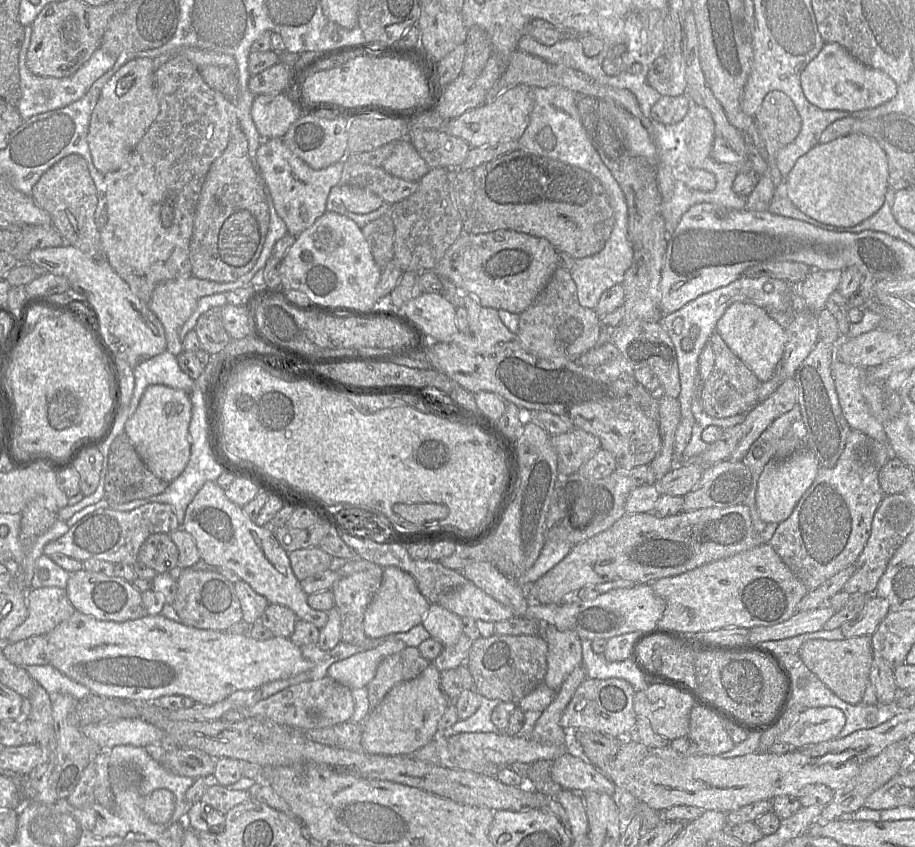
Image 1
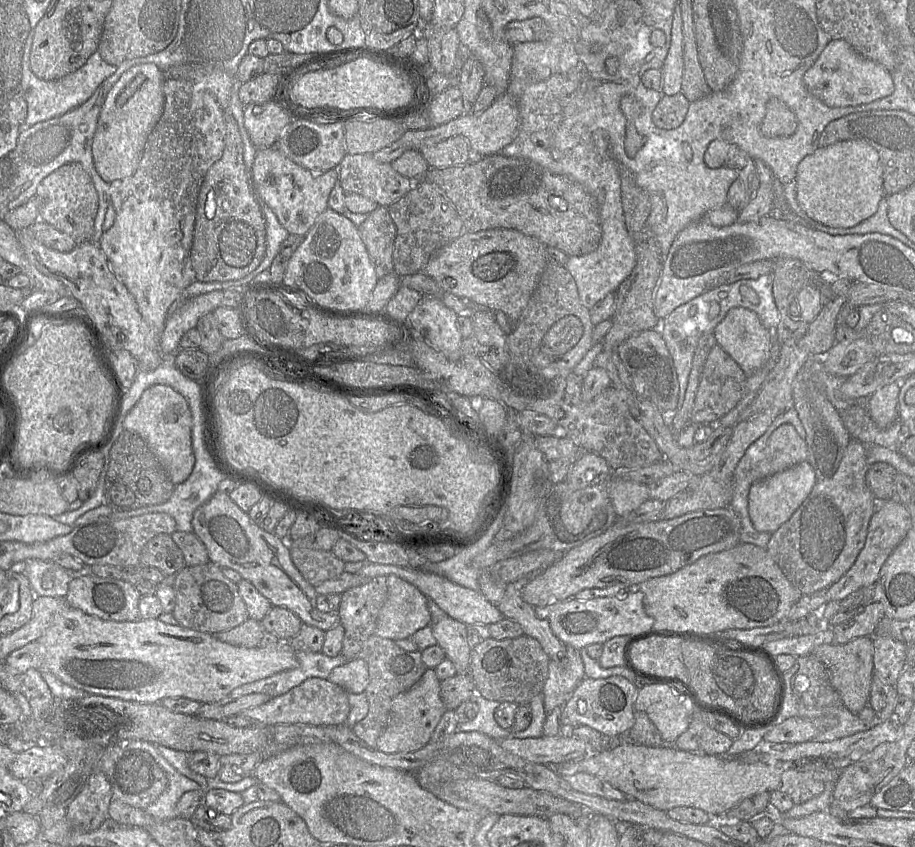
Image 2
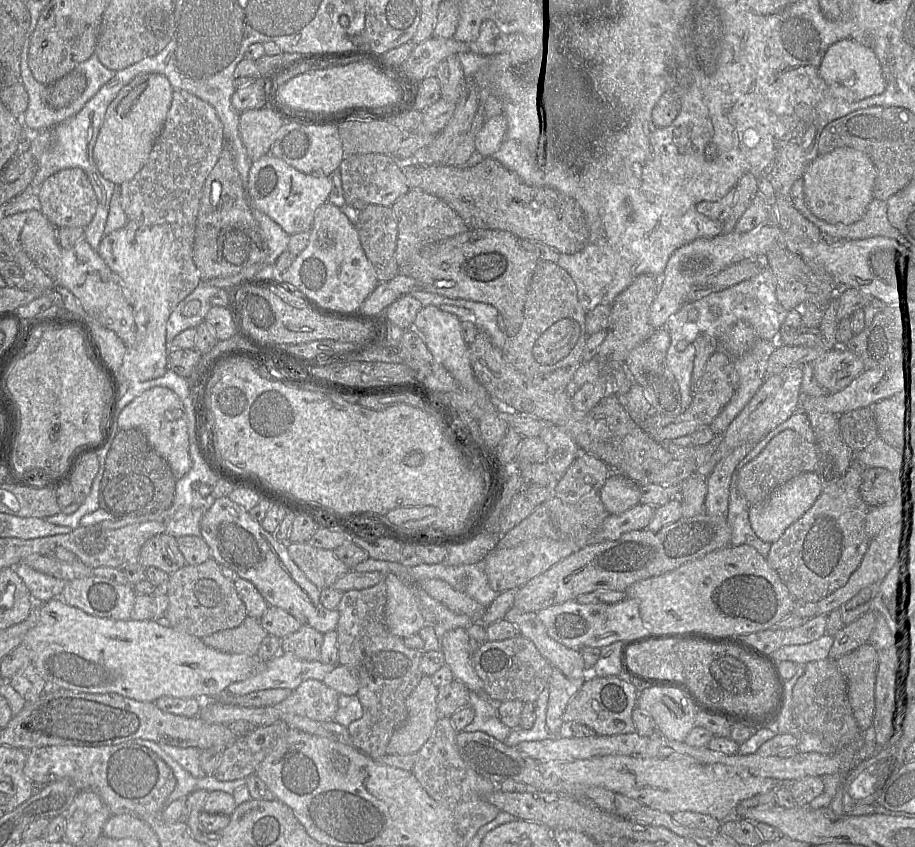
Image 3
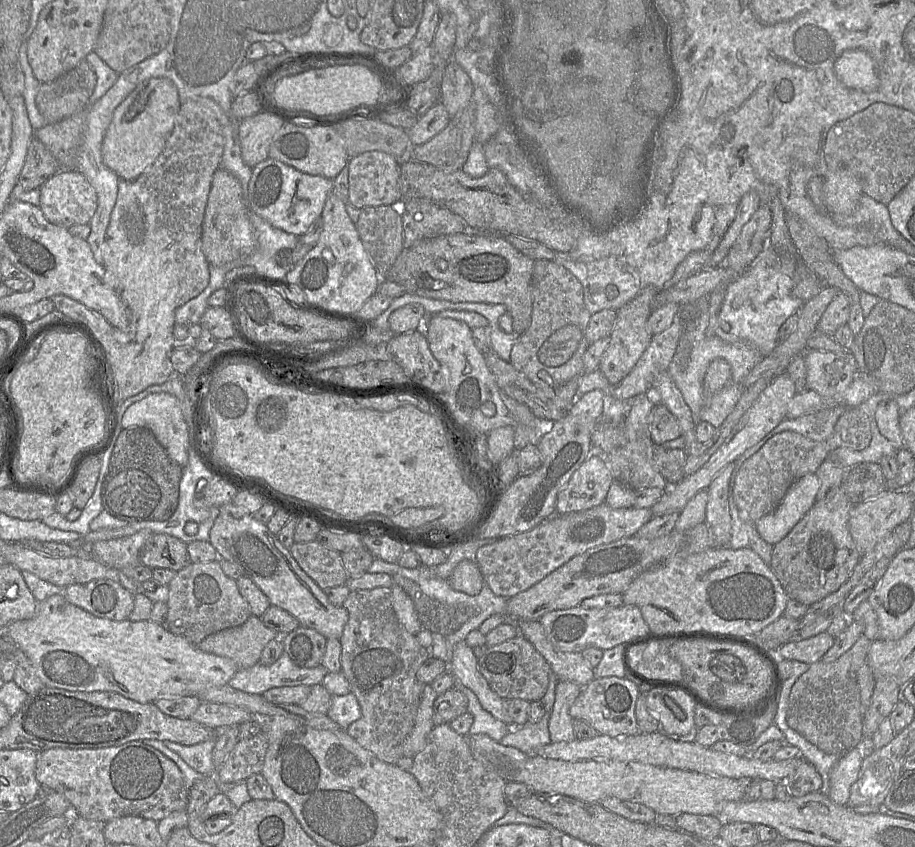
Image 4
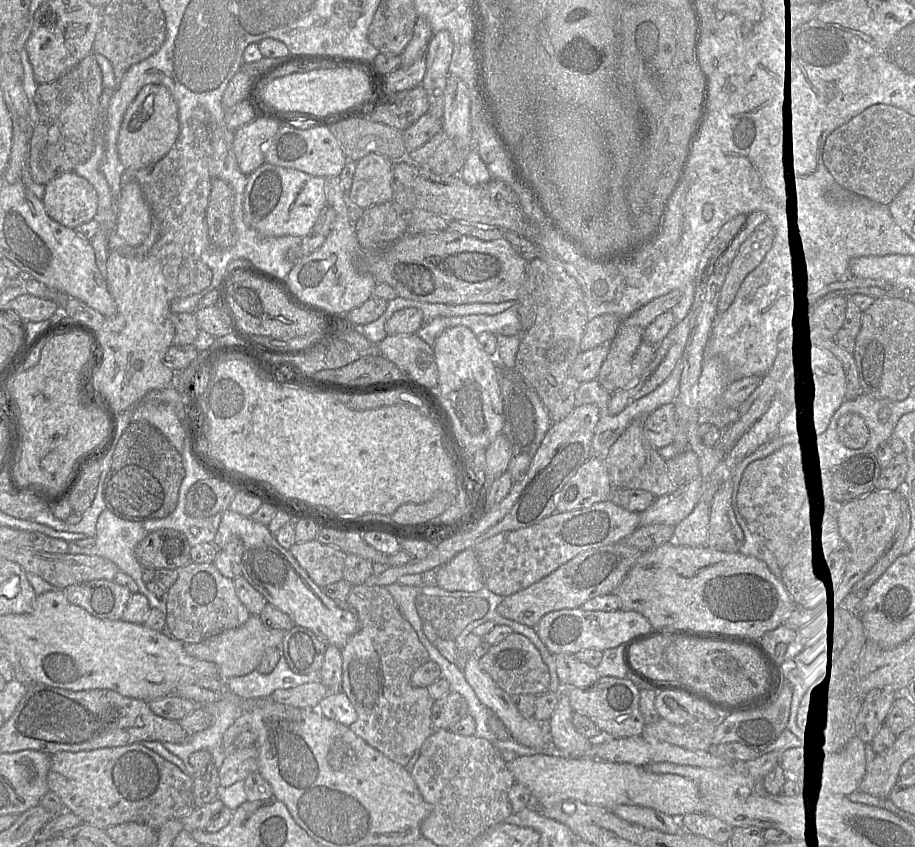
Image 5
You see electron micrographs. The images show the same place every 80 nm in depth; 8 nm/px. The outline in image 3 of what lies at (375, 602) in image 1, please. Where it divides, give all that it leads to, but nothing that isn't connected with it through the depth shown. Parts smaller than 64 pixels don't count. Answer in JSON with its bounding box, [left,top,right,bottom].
[384,574,425,638]

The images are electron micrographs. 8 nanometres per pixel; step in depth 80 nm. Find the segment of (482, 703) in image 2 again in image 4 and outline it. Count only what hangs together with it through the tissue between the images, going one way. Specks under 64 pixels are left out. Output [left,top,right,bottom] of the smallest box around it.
[454,677,509,742]

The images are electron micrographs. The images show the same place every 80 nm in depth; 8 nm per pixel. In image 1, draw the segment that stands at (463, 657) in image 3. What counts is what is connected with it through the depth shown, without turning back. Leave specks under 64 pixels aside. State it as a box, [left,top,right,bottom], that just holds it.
[421,603,463,647]

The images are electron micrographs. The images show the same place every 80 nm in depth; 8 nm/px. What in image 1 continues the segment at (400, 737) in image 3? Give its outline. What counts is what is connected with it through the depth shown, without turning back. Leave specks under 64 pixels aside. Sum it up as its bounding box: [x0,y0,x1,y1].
[361,663,451,755]

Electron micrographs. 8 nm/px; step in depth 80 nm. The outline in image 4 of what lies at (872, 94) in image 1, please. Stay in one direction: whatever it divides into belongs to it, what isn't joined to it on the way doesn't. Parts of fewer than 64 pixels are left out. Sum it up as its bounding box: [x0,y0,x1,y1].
[834,49,880,92]

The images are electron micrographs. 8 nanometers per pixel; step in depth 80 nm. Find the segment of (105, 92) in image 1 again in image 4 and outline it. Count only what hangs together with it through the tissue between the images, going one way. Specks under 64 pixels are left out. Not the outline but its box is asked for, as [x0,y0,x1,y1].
[101,78,179,180]

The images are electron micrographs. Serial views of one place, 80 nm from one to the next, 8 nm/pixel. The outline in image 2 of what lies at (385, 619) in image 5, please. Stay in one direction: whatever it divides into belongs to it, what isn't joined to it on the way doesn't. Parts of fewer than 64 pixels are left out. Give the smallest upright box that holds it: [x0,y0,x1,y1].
[337,576,427,749]

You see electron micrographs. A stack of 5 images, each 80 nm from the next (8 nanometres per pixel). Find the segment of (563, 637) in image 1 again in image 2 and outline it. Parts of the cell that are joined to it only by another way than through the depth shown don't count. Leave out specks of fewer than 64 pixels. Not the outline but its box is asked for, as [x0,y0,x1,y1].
[543,645,585,715]

